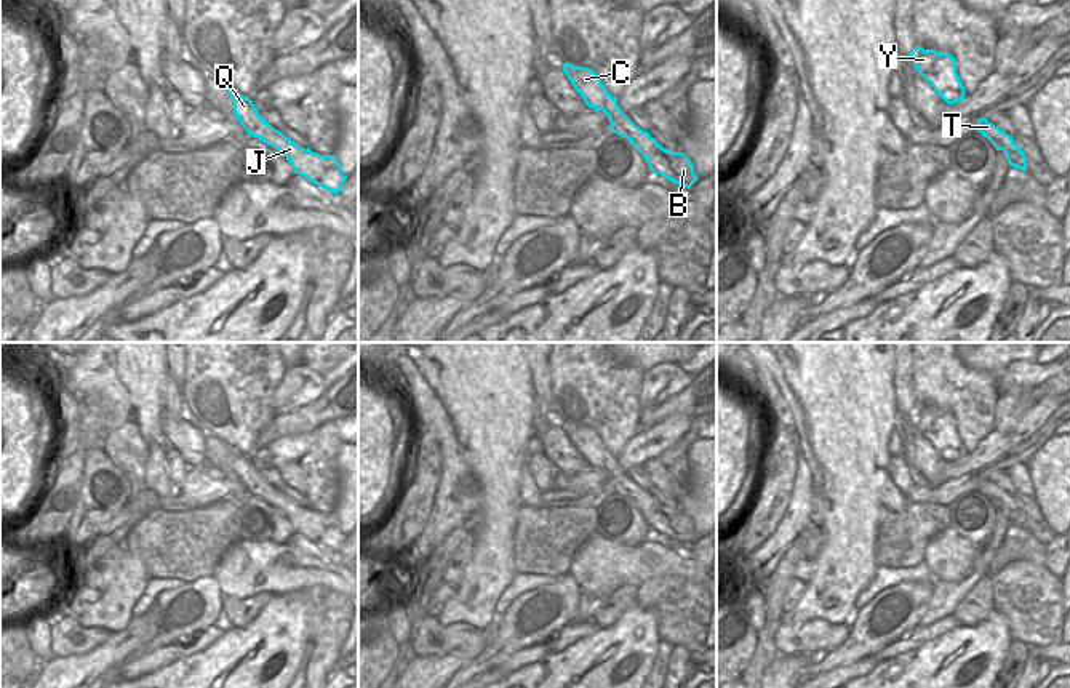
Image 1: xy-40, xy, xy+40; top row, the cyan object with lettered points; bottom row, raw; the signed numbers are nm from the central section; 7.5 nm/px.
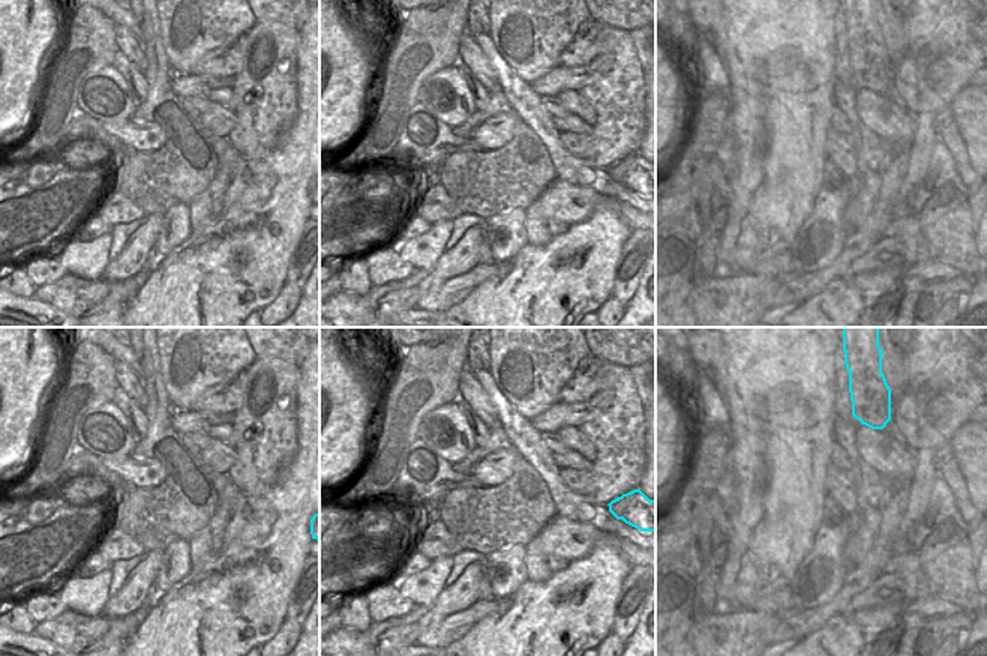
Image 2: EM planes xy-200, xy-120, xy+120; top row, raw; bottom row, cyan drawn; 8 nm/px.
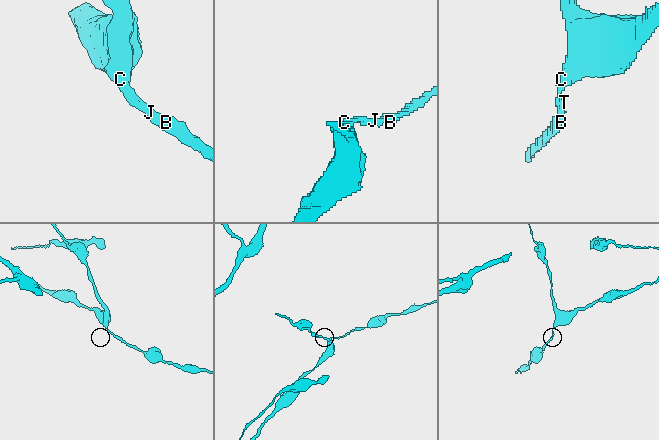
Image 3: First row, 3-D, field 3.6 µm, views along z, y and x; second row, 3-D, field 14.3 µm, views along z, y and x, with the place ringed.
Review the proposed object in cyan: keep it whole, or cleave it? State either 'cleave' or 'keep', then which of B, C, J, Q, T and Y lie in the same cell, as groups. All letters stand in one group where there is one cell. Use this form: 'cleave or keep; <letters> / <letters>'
keep; B C J Q T Y

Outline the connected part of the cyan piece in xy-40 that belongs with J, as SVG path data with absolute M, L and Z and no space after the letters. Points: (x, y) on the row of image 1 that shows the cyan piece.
M226 86L234 102L234 114L246 133L259 138L267 146L280 150L291 163L296 174L307 178L310 182L333 194L337 194L347 176L341 173L341 165L334 155L320 155L309 147L294 144L281 131L269 125L258 112L253 101L237 90Z

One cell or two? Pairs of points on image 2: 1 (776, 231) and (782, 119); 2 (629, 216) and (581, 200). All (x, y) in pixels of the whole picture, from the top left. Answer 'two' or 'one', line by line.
1: one
2: one

